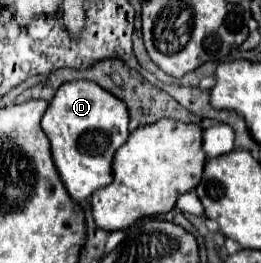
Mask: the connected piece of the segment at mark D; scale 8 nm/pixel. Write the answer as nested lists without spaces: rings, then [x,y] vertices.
[[[66,82],[52,98],[42,118],[42,128],[50,140],[58,176],[72,200],[86,200],[92,192],[110,184],[112,156],[128,140],[126,104],[116,100],[116,96],[110,96],[110,92],[94,82]]]

